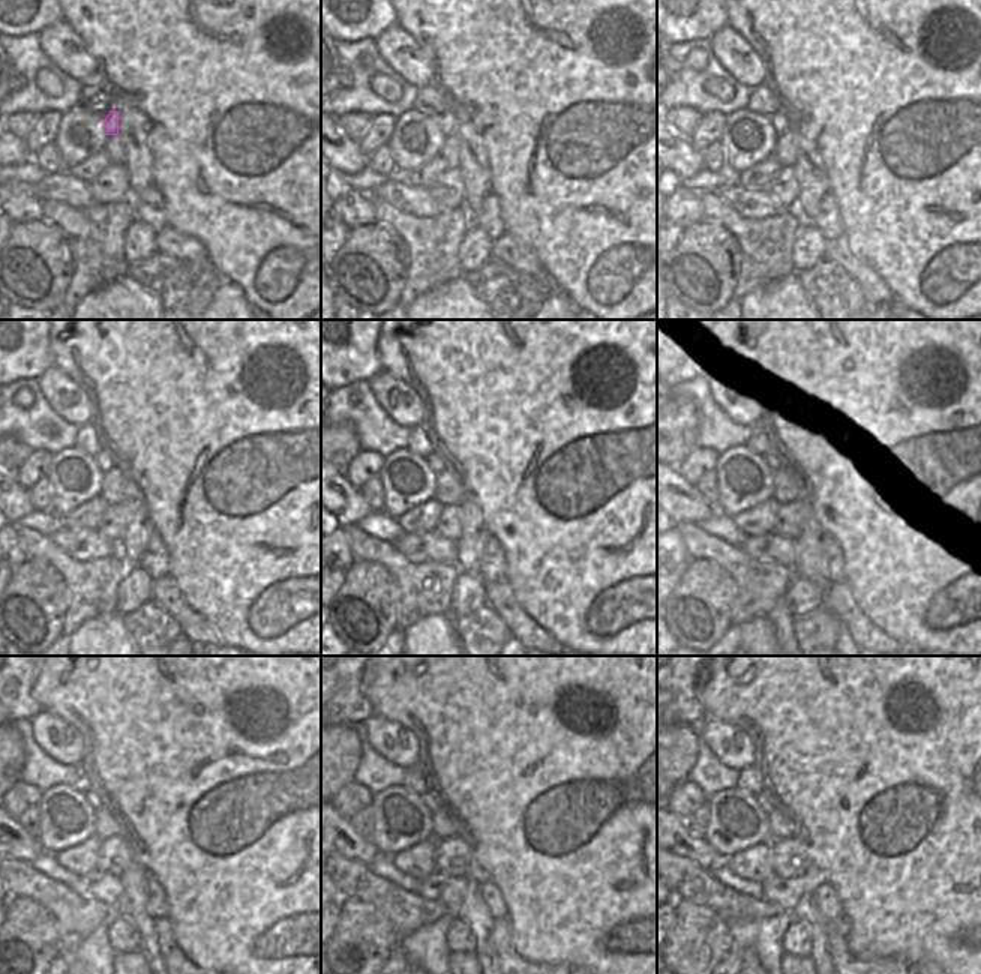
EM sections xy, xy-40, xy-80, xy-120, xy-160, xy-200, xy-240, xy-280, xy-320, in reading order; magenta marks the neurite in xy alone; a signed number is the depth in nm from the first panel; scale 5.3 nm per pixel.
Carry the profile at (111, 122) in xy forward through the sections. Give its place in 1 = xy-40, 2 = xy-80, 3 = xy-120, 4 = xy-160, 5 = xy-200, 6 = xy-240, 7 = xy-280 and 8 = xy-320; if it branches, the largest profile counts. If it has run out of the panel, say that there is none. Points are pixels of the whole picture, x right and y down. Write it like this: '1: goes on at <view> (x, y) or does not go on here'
1: goes on at xy-40 (449, 125)
2: goes on at xy-80 (779, 123)
3: goes on at xy-120 (104, 462)
4: goes on at xy-160 (437, 465)
5: goes on at xy-200 (771, 462)
6: goes on at xy-240 (90, 797)
7: goes on at xy-280 (426, 799)
8: goes on at xy-320 (761, 800)

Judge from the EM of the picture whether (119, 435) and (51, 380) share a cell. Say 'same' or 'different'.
different

